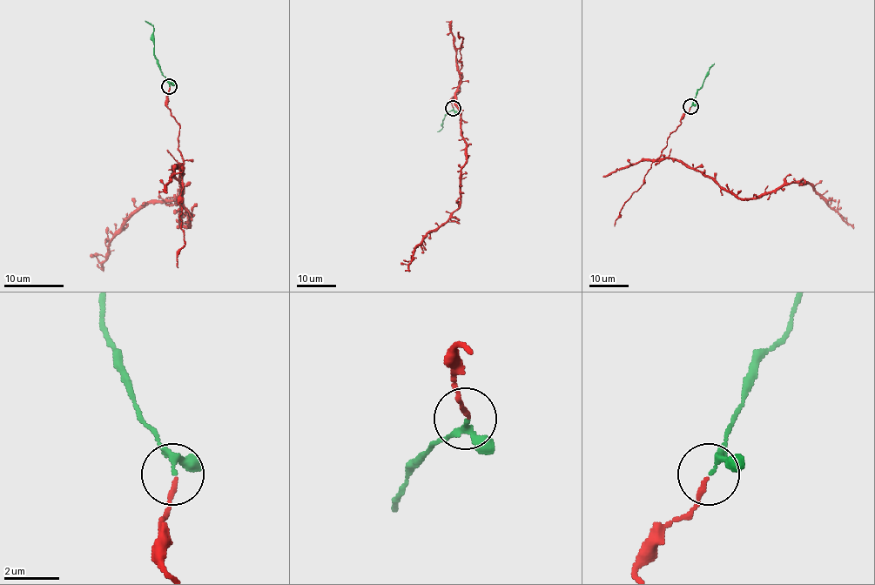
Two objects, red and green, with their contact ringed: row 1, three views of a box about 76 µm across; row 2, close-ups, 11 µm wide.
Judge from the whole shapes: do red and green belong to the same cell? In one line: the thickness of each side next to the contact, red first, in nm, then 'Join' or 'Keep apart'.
Thickness 160 nm (red) against 160 nm. Join

